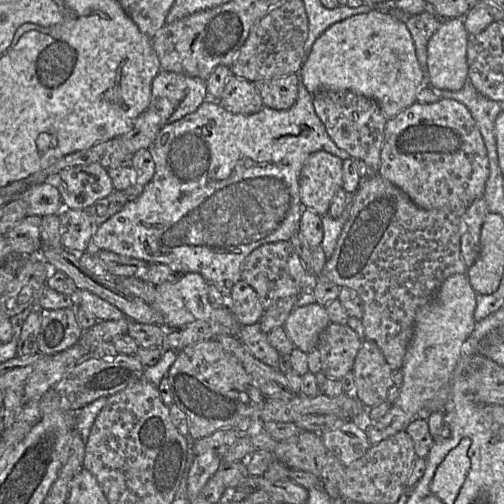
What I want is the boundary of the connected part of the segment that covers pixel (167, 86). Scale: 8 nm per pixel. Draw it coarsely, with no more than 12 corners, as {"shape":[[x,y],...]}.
{"shape":[[161,70],[148,110],[162,127],[206,99],[205,80]]}

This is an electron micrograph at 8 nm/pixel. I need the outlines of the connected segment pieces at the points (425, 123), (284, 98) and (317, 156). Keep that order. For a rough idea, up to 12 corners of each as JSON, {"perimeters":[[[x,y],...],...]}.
{"perimeters":[[[417,101],[385,126],[377,173],[425,210],[483,196],[468,108]],[[298,73],[253,83],[263,105],[291,108],[298,96]],[[312,153],[299,178],[303,208],[326,215],[343,160]]]}

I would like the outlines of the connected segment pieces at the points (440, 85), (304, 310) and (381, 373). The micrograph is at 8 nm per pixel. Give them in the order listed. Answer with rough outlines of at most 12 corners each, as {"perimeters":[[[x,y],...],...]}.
{"perimeters":[[[442,19],[427,44],[427,82],[458,91],[468,80],[468,32]],[[314,302],[295,307],[282,327],[308,354],[329,323]],[[362,341],[353,395],[367,409],[386,401],[392,370],[374,341]]]}

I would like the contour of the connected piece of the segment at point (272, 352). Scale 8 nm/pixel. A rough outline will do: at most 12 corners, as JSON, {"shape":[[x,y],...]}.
{"shape":[[259,322],[237,338],[256,359],[278,370],[279,353]]}

